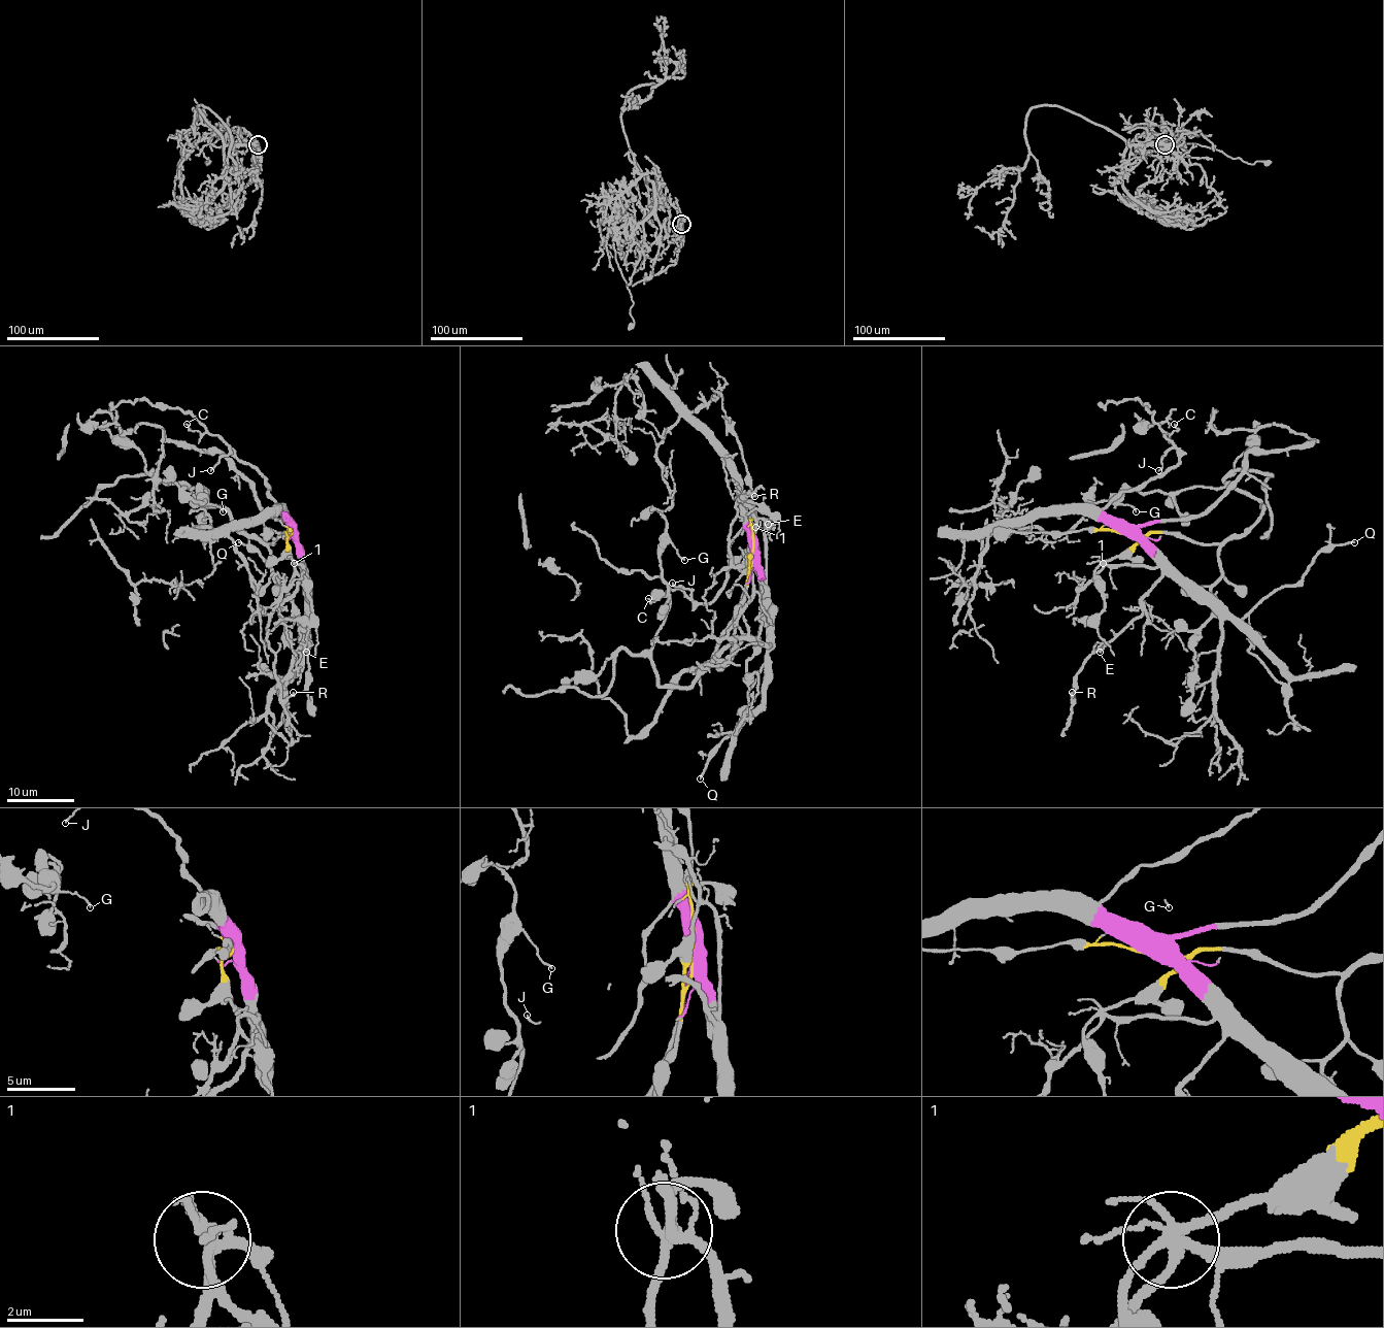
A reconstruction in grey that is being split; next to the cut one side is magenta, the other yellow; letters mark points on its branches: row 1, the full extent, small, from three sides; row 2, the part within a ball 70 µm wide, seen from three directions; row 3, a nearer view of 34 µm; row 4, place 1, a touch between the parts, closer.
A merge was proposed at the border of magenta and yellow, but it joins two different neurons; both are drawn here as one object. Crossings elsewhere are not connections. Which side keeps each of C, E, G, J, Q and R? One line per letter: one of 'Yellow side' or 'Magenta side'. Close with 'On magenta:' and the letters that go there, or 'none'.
C: Magenta side
E: Yellow side
G: Yellow side
J: Magenta side
Q: Magenta side
R: Magenta side
On magenta: C, J, Q, R

